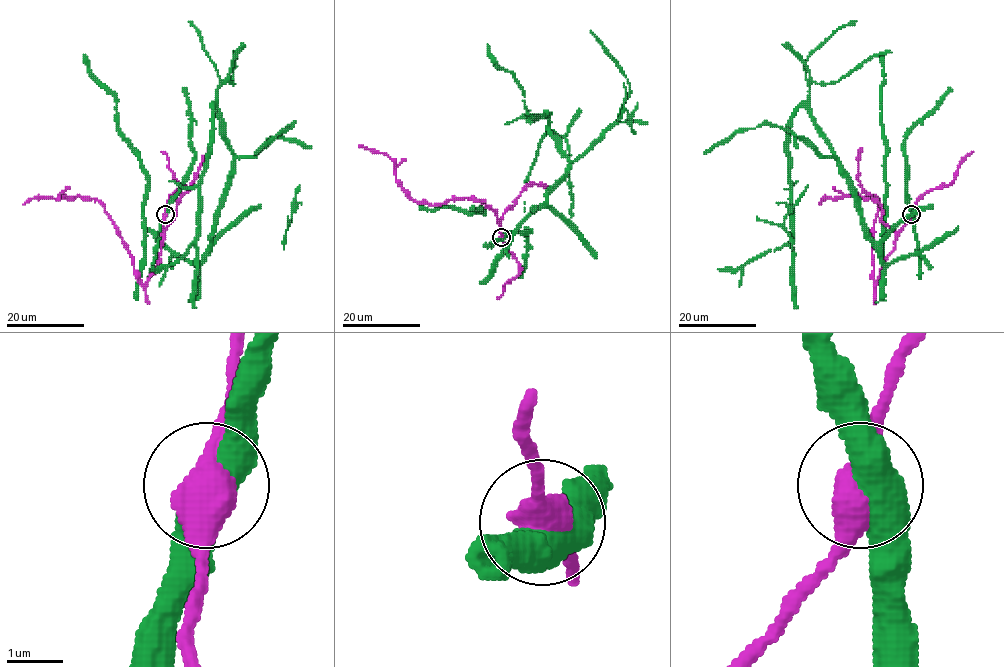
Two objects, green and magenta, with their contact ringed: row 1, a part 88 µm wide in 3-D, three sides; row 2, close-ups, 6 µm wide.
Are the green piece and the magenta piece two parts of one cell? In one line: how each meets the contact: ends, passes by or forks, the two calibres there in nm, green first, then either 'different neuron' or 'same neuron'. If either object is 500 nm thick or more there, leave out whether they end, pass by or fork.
550 nm thick on the green side, 480 nm on the other; same neuron

